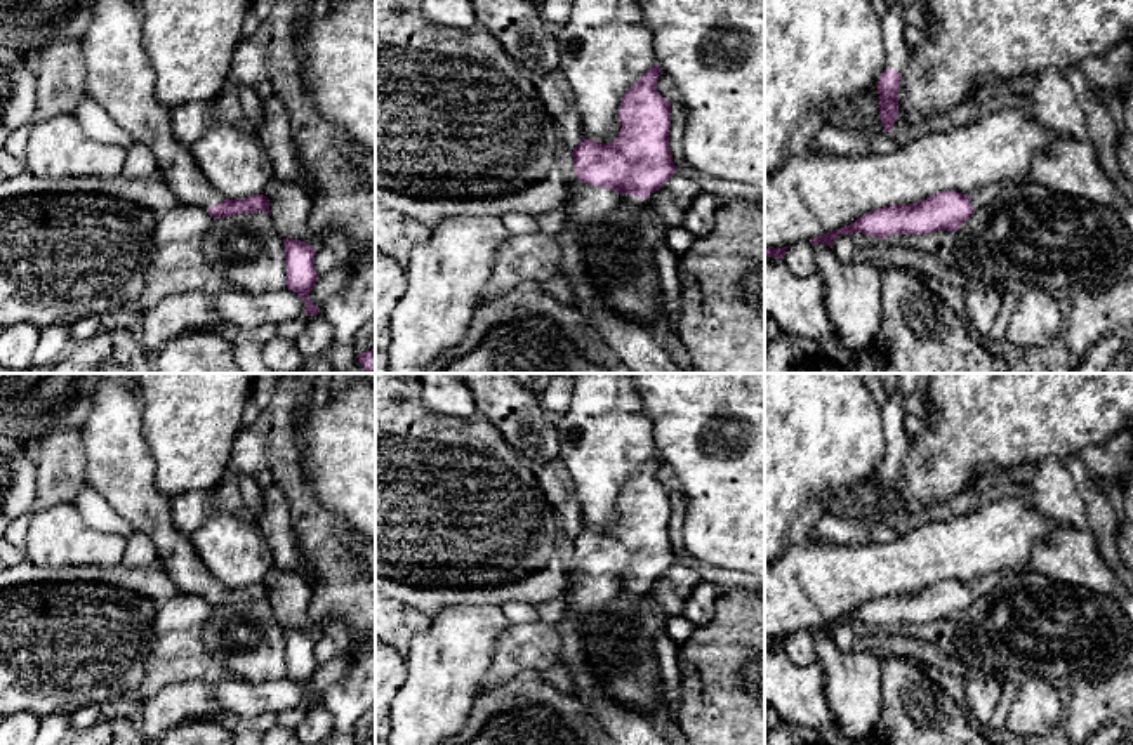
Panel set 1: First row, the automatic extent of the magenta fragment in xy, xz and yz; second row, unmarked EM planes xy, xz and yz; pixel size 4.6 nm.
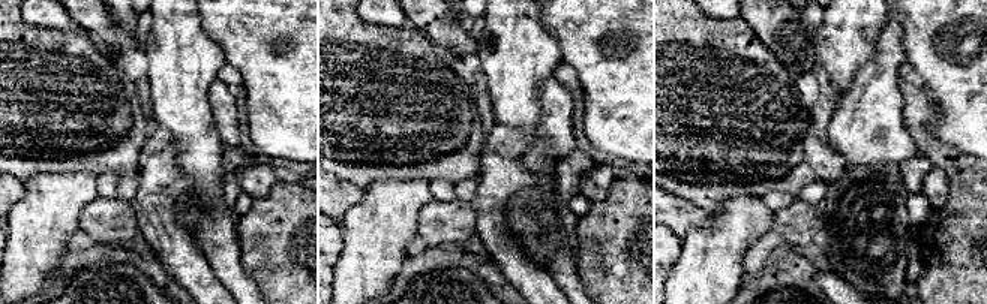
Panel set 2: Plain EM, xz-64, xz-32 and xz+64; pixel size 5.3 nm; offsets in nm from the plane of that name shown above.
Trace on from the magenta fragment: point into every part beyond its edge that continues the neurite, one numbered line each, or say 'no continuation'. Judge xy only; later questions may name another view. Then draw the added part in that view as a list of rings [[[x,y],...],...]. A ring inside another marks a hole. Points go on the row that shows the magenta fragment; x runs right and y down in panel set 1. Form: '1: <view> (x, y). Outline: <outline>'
1: xy (119, 77). Outline: [[[96,0],[80,42],[85,89],[111,120],[148,146],[158,175],[186,205],[210,208],[226,198],[198,170],[172,129],[170,111],[155,96],[155,71],[142,47],[144,12],[137,0]]]

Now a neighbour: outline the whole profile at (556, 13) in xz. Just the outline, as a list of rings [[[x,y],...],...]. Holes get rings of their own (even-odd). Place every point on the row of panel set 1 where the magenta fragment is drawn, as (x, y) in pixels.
[[[546,0],[540,3],[540,14],[554,30],[563,28],[572,16],[573,0]]]

